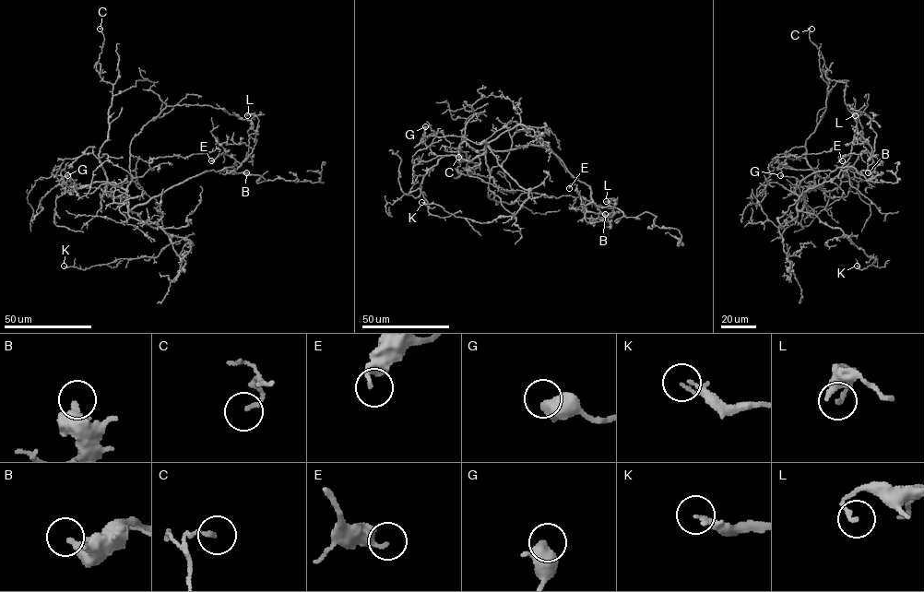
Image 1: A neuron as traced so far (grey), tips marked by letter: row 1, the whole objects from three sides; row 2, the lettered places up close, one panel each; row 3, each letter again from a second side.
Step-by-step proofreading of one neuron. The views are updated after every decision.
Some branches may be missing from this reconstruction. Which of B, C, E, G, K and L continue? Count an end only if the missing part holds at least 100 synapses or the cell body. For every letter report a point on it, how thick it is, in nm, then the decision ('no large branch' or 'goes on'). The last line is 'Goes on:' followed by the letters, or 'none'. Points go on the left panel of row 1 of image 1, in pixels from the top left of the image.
B: at (246, 172); 400 nm thick; no large branch
C: at (100, 29); 150 nm thick; no large branch
E: at (211, 160); 200 nm thick; no large branch
G: at (67, 175); 600 nm thick; no large branch
K: at (64, 266); 160 nm thick; no large branch
L: at (247, 115); 160 nm thick; no large branch
Goes on: none

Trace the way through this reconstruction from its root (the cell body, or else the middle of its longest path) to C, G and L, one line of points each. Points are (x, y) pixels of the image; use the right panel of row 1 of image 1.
C: (803, 195), (799, 210), (798, 199), (815, 184), (805, 141), (824, 112), (830, 83), (811, 29)
G: (803, 195), (805, 205), (799, 210), (798, 199), (812, 182), (808, 188), (798, 186), (794, 177), (780, 175)
L: (803, 195), (799, 183), (816, 171), (867, 170), (871, 148), (858, 133), (855, 115)

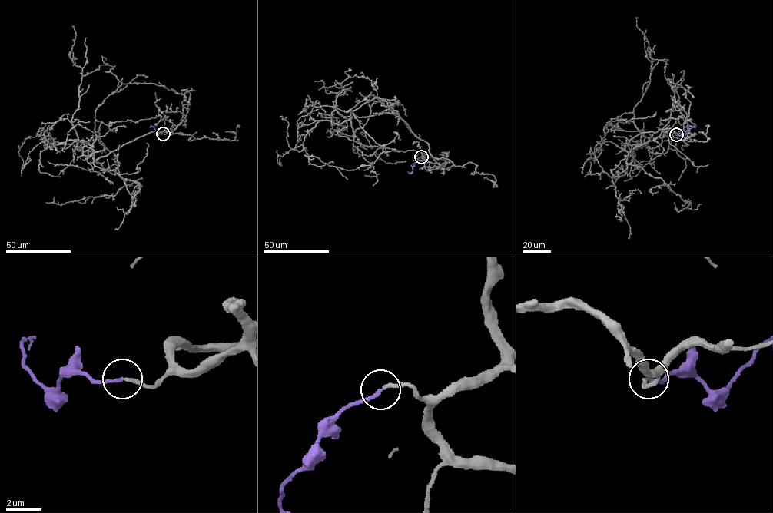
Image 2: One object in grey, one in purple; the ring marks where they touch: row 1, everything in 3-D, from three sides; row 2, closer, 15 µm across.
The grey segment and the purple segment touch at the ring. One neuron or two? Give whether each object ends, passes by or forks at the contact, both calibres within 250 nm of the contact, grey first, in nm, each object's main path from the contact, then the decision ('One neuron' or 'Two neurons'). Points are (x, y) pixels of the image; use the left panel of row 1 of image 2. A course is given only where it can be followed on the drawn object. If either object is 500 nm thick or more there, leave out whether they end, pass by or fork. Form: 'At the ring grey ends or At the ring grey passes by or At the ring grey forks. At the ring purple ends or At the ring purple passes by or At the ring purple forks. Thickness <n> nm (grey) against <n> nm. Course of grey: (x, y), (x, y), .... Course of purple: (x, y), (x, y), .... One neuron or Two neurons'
At the ring grey ends. At the ring purple ends. Thickness 200 nm (grey) against 200 nm. Course of grey: (163, 134), (171, 130), (150, 132), (94, 160), (71, 123), (82, 77), (69, 56), (73, 26). Course of purple: (163, 134), (157, 134), (154, 127), (150, 127). One neuron

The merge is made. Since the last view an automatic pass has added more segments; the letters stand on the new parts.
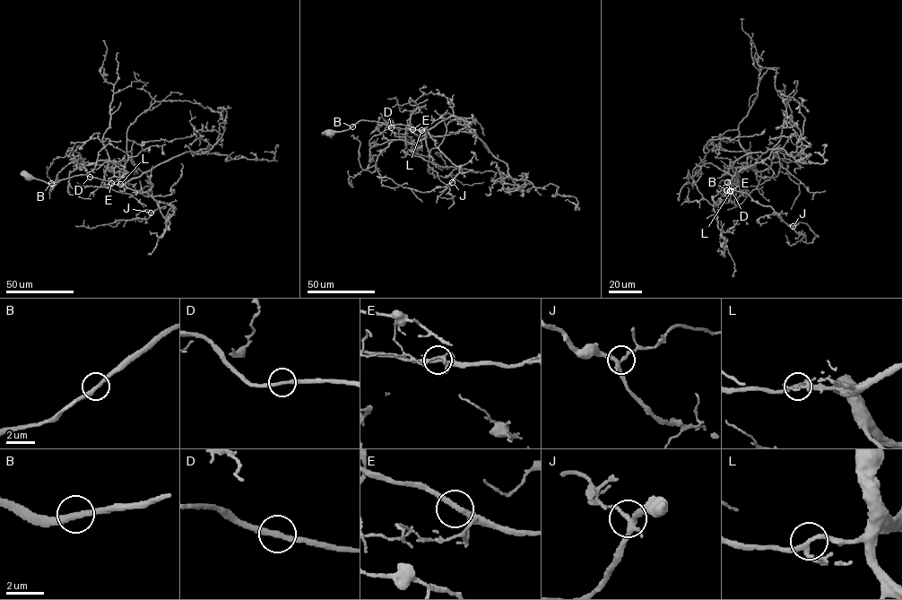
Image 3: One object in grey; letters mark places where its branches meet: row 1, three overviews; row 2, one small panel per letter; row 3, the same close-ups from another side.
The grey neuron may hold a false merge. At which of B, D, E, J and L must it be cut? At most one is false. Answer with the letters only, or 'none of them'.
none of them

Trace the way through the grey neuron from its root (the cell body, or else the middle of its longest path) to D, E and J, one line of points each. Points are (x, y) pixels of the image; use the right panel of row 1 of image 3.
D: (735, 182), (727, 191), (718, 186), (722, 180), (727, 182)
E: (735, 182), (726, 191), (718, 186), (720, 182), (726, 180), (730, 190)
J: (735, 182), (727, 191), (718, 186), (726, 180), (731, 192), (746, 193), (793, 226)

